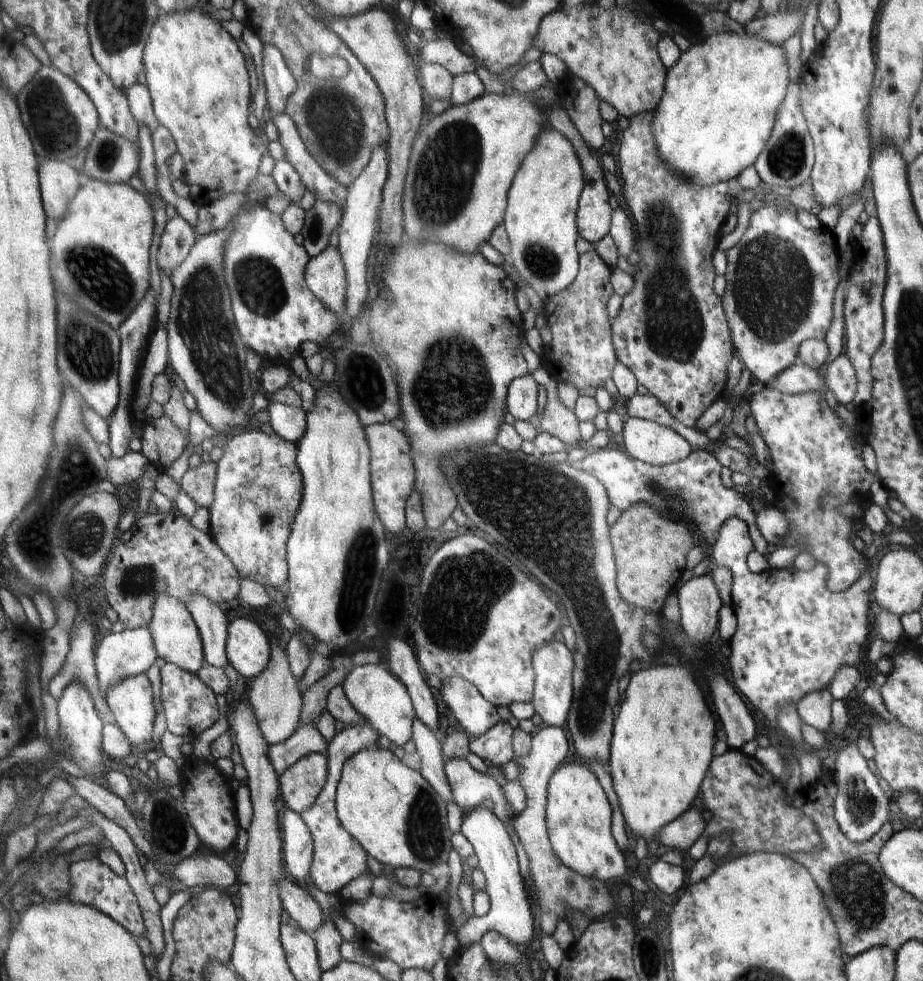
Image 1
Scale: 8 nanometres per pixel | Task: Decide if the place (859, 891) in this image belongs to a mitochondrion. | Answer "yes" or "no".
yes

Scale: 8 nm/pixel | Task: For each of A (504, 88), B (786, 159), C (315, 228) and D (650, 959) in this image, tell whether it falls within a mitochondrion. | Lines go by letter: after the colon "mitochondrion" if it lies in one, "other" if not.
A: other
B: mitochondrion
C: mitochondrion
D: mitochondrion

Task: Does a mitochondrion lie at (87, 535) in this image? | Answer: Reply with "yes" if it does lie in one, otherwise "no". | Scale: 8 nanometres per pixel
yes

